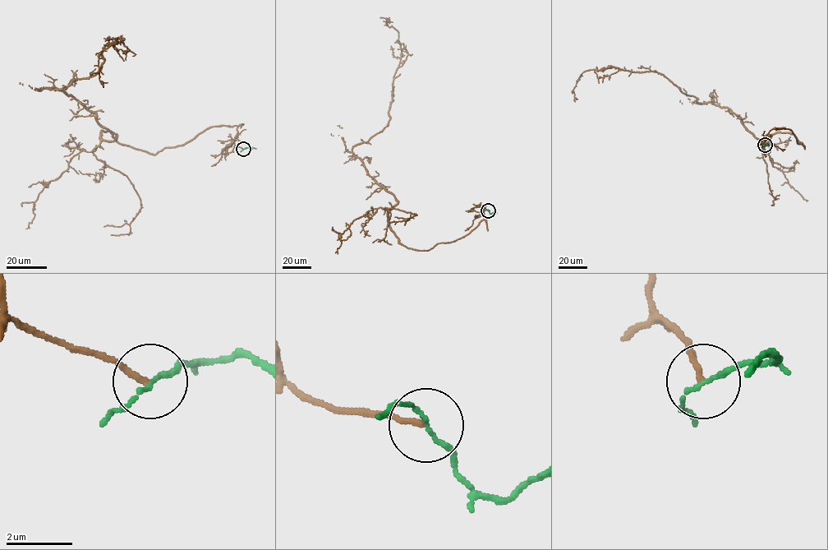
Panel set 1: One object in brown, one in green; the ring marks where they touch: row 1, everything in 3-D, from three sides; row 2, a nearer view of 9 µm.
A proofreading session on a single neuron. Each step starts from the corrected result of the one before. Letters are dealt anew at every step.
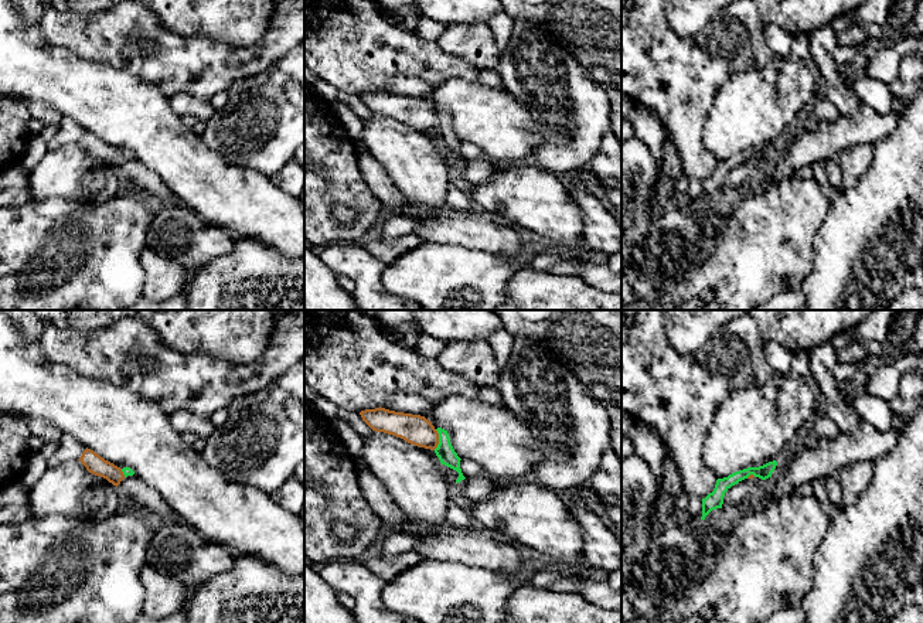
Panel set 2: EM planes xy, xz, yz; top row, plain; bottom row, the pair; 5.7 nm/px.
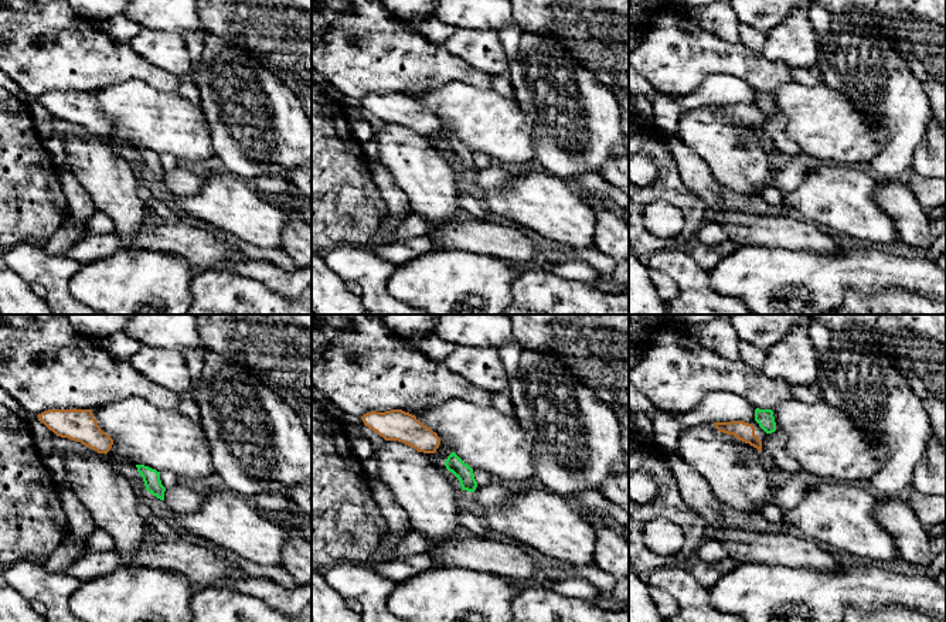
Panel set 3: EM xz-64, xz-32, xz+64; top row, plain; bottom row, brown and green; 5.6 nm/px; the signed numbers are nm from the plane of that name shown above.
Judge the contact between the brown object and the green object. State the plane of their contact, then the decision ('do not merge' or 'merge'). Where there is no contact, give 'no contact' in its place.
meets brown in xz; do not merge

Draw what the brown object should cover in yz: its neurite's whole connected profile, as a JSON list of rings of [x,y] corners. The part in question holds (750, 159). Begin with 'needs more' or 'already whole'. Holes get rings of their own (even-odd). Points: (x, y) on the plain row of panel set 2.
needs more | [[[750,157],[747,161],[728,171],[722,191],[732,197],[750,190],[763,170],[764,163]]]

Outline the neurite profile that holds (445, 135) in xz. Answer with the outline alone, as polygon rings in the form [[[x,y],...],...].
[[[437,110],[436,113],[439,116],[439,127],[435,132],[435,136],[439,140],[442,147],[445,147],[459,156],[456,166],[460,166],[462,163],[466,161],[462,156],[462,152],[460,152],[462,142],[454,135],[452,126],[450,126],[450,120],[449,120],[447,113],[445,113],[442,110]]]

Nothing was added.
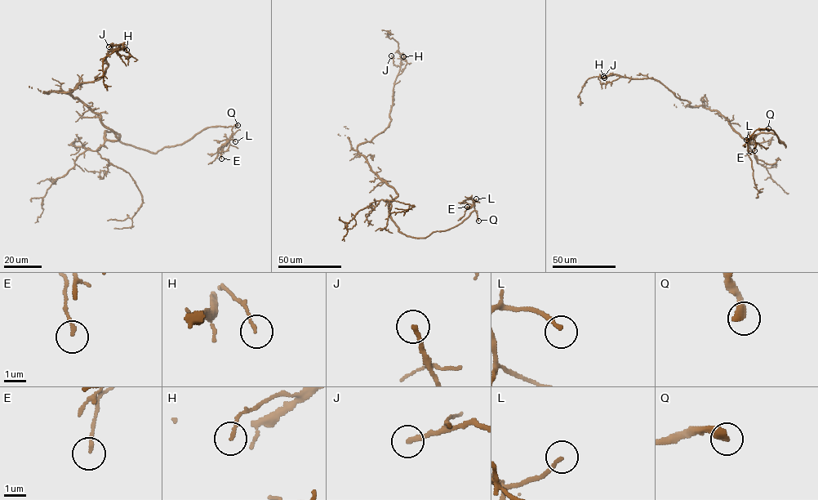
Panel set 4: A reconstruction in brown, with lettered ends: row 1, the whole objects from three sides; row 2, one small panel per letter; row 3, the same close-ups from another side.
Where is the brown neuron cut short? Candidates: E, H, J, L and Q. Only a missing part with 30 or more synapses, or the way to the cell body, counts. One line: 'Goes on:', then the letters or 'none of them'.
Goes on: L, Q

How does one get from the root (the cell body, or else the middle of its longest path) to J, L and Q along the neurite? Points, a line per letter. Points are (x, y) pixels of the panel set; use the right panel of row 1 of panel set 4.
J: (724, 118), (717, 111), (701, 105), (691, 106), (654, 79), (615, 74), (603, 76)
L: (724, 118), (744, 138), (749, 139), (761, 133), (773, 133), (785, 147), (771, 130), (756, 130), (746, 140)
Q: (724, 118), (744, 138), (773, 133), (785, 147), (772, 130), (758, 129), (768, 128)

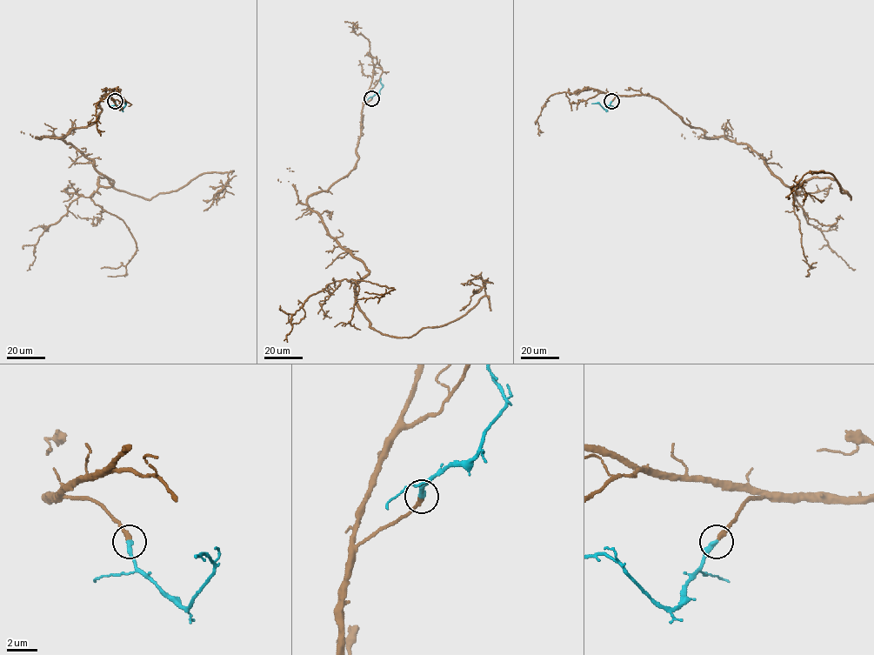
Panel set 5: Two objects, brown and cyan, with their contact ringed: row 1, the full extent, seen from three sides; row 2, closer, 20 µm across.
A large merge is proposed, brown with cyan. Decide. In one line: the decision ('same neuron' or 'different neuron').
same neuron

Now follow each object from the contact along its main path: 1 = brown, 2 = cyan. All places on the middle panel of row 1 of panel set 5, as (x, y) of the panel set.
1: (371, 98), (355, 166), (307, 204), (369, 270), (355, 299), (372, 329), (446, 324), (483, 284), (459, 310)
2: (371, 98), (382, 86), (381, 78)

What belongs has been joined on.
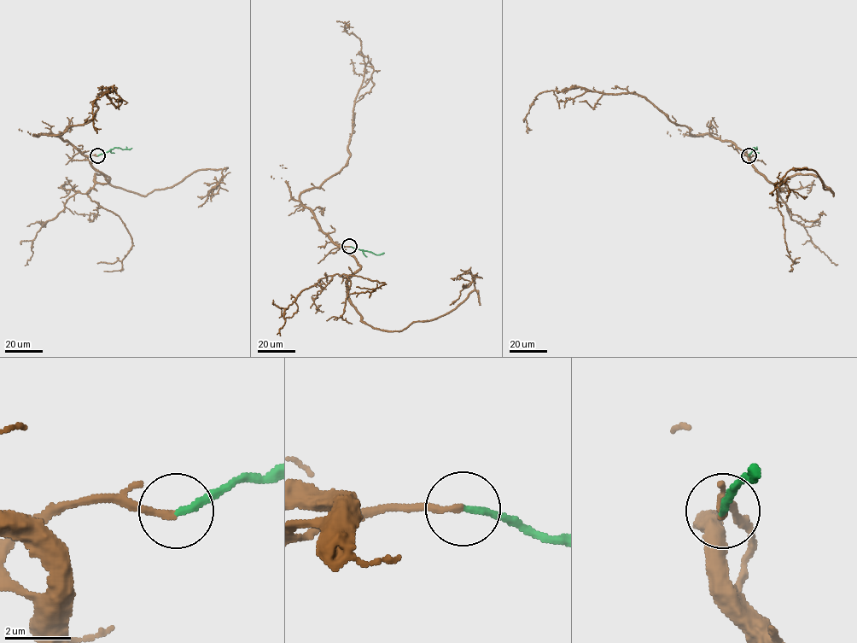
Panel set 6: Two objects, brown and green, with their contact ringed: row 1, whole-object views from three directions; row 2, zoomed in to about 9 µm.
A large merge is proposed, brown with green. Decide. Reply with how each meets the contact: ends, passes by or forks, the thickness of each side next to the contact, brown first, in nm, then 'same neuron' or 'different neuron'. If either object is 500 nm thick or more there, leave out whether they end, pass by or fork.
brown ends; green ends; calibres 200 and 200 nm; same neuron

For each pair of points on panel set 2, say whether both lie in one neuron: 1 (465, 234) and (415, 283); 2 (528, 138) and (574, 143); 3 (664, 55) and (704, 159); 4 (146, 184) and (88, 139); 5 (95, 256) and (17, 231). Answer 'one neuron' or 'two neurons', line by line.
1: two neurons
2: two neurons
3: one neuron
4: one neuron
5: one neuron

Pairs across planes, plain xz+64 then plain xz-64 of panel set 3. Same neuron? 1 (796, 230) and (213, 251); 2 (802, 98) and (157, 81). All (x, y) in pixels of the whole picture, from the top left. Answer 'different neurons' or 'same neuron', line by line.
1: same neuron
2: different neurons

